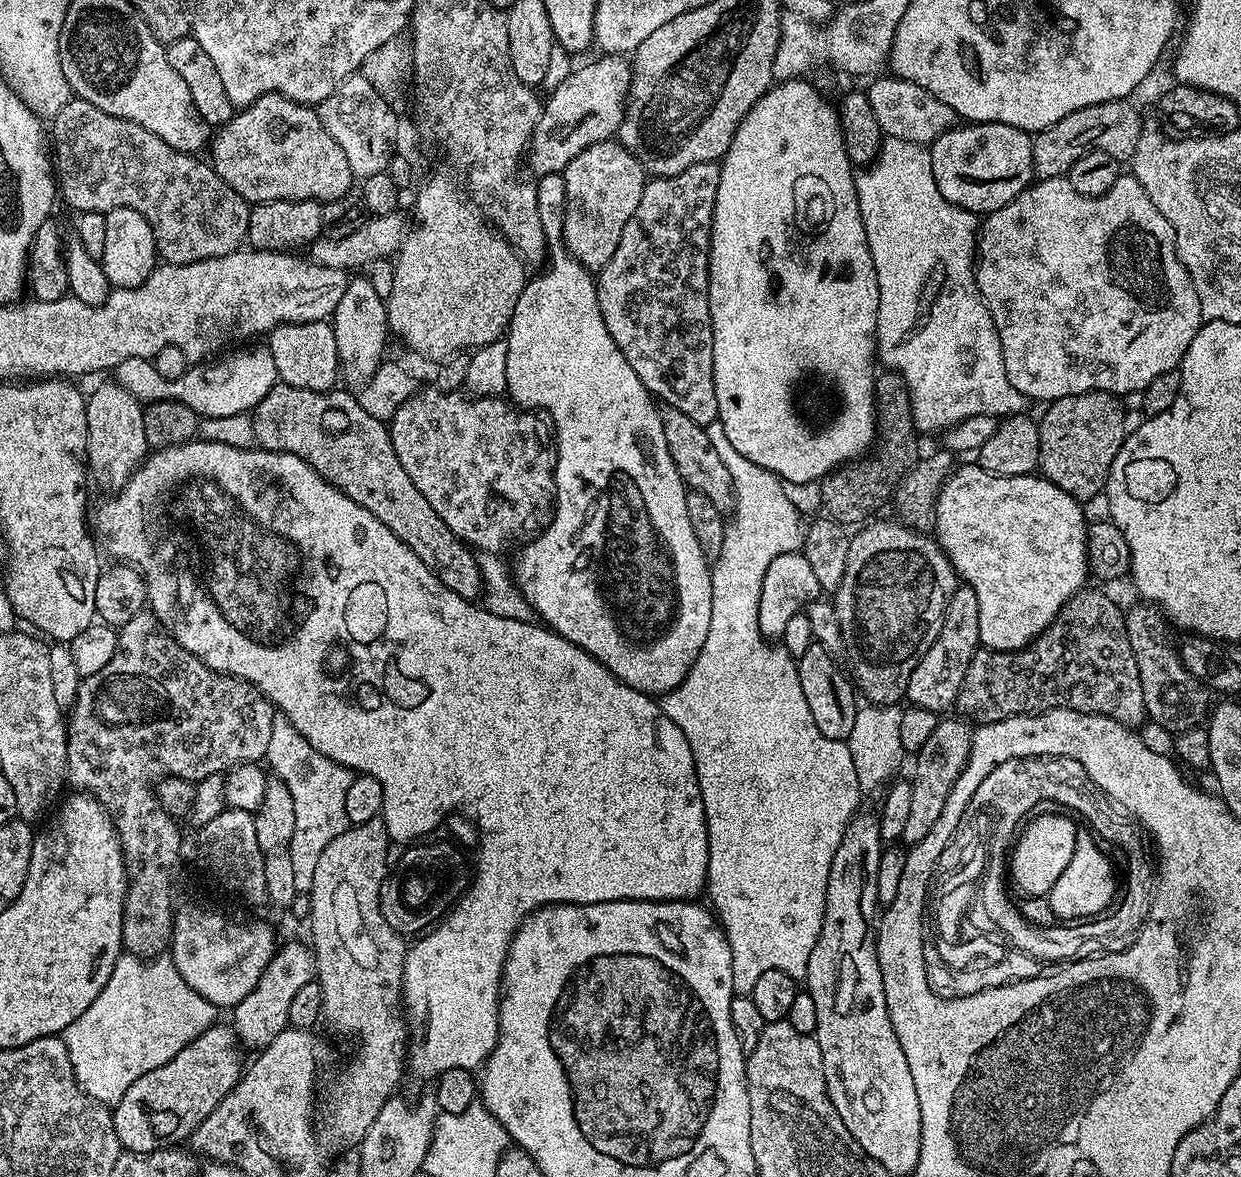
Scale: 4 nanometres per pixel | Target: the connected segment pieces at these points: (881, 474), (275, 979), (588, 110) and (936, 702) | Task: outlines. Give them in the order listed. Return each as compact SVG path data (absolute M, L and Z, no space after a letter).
M891 370L881 371L876 378L876 427L876 456L869 455L867 458L839 465L819 481L820 500L828 511L825 513L837 524L860 526L871 521L879 513L876 511L887 500L889 503L895 497L896 487L902 482L904 475L916 465L916 451L920 444L916 441L918 429L912 417L912 399L908 397L904 379Z
M288 944L279 949L276 955L266 966L262 978L258 978L258 986L242 998L242 1002L231 1009L230 1024L235 1029L235 1034L240 1044L245 1049L256 1048L263 1050L282 1034L282 1030L289 1027L288 1011L290 1002L294 999L294 993L306 982L310 982L316 976L316 962L311 947L304 944Z
M600 54L597 55L597 60L593 64L584 64L581 68L576 68L552 93L549 94L548 100L543 101L542 107L540 109L540 117L536 123L536 129L532 135L532 142L528 145L526 164L536 171L535 175L537 177L541 176L555 176L557 174L563 173L566 166L570 166L570 162L574 162L574 158L578 158L578 154L582 154L582 150L586 150L586 146L594 146L598 142L603 140L613 139L619 133L620 123L624 117L624 106L628 103L628 91L630 90L630 82L632 81L632 66L629 57L624 54Z
M961 583L954 590L954 594L950 594L938 638L934 638L930 650L922 654L922 662L918 662L918 666L914 666L914 674L910 674L907 703L937 714L947 713L944 711L955 705L958 690L962 690L962 680L966 678L966 670L980 647L978 597L968 584Z

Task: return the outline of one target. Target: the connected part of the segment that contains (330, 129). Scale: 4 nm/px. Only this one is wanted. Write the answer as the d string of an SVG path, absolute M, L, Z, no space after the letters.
M360 74L346 78L330 98L318 105L322 126L326 126L326 134L342 146L342 154L346 154L346 162L350 162L353 177L389 171L392 157L398 152L396 139L400 136L400 124L392 107Z

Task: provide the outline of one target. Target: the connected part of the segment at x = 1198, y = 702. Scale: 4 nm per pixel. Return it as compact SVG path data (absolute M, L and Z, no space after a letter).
M1140 602L1137 608L1127 609L1124 621L1130 650L1138 662L1138 678L1142 682L1142 702L1148 711L1147 719L1171 734L1201 727L1210 712L1210 692L1192 677L1190 670L1186 670L1179 647L1174 640L1172 644L1173 629L1164 613L1155 604Z

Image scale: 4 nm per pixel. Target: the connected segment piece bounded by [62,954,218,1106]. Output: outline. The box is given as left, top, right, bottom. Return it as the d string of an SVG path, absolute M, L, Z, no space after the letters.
M122 954L102 994L90 1002L82 1018L74 1018L62 1034L78 1086L99 1104L115 1106L126 1090L150 1070L166 1066L188 1043L217 1023L218 1009L178 974L171 955L150 960Z

